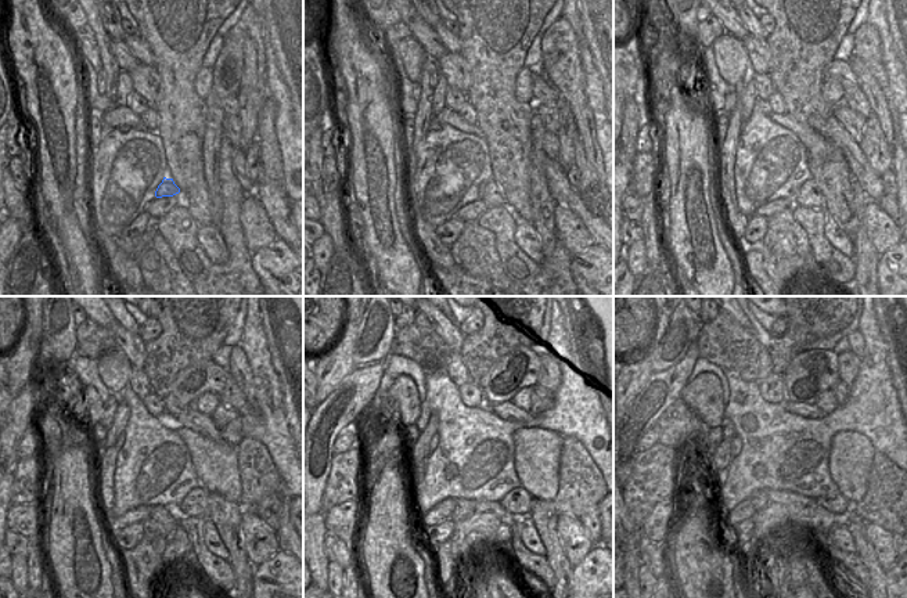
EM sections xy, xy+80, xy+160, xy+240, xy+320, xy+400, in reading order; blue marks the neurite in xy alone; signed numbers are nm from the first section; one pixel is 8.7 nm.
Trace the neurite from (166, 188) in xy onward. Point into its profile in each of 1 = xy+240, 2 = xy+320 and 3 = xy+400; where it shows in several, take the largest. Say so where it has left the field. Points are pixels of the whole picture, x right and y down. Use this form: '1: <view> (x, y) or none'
1: xy+240 (194, 504)
2: xy+320 (517, 501)
3: xy+400 (838, 504)

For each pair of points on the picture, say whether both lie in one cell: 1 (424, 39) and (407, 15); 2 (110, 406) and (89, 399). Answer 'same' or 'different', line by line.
1: same
2: different

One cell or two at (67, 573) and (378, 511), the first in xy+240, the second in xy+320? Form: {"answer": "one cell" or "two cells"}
{"answer": "one cell"}

